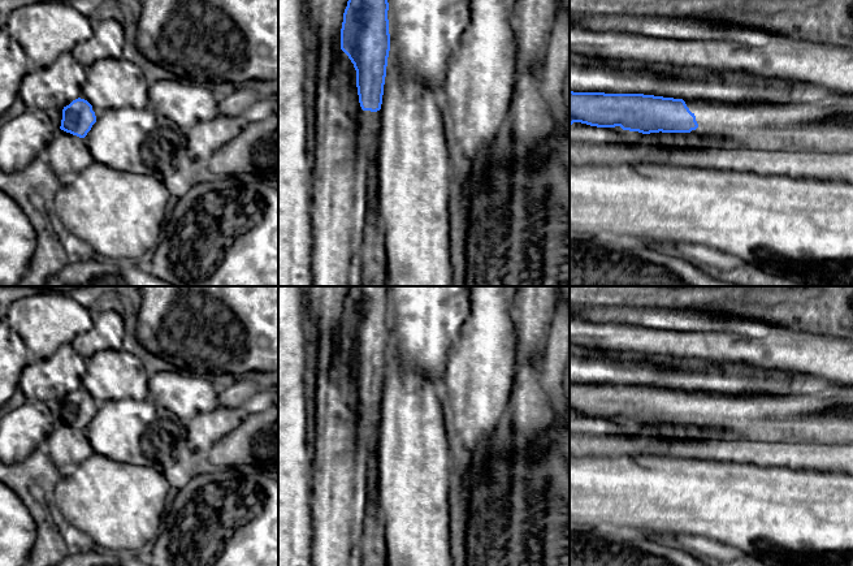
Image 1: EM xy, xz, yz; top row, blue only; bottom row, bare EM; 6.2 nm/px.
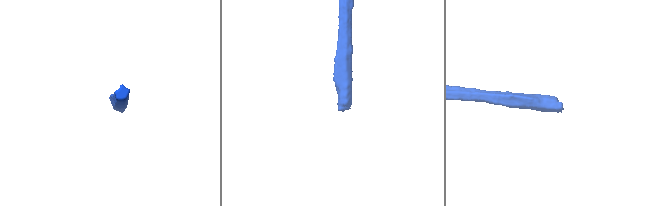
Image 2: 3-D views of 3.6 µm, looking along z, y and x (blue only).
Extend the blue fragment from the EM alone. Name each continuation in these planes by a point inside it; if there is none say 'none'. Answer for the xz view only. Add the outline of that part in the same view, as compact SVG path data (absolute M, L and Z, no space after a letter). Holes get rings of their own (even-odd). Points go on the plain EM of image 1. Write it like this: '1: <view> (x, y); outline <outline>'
1: xz (372, 548); outline M360 402L361 406L361 446L365 457L365 515L359 537L360 566L386 566L387 549L385 536L377 533L377 522L381 519L377 496L378 484L378 433L381 422L381 402Z

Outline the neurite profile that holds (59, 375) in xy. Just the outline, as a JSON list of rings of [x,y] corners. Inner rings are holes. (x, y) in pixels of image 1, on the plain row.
[[[64,344],[59,350],[46,359],[33,359],[20,377],[18,388],[25,393],[27,401],[49,401],[52,398],[66,398],[68,394],[82,386],[82,377],[86,372],[86,359],[82,358],[73,344]]]

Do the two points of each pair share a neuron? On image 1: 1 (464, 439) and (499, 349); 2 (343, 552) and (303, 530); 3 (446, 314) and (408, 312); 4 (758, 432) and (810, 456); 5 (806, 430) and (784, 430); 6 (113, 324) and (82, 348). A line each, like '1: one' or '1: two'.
1: one
2: two
3: one
4: two
5: one
6: one

